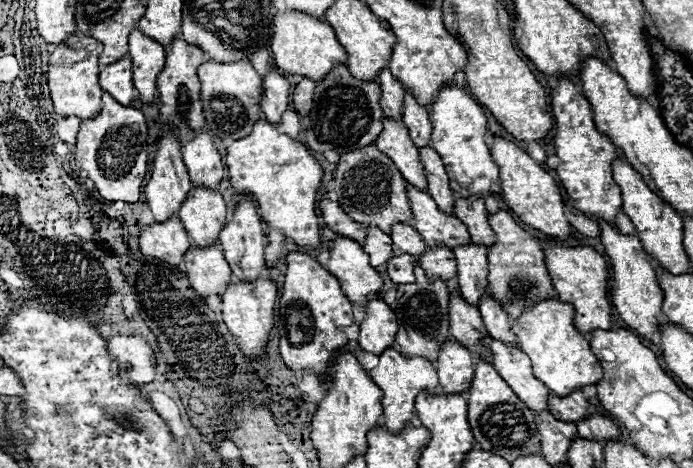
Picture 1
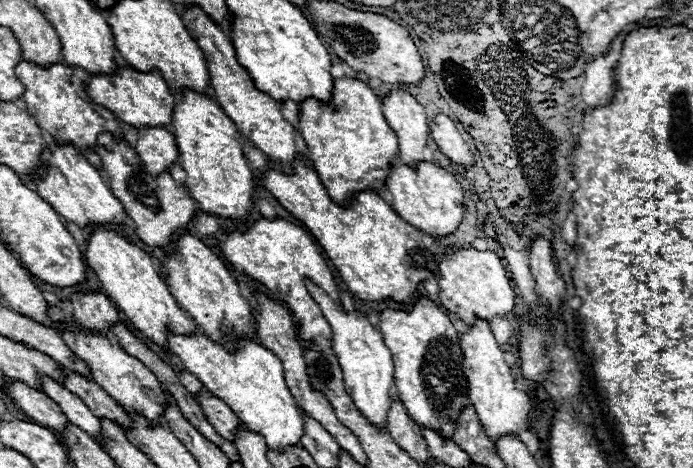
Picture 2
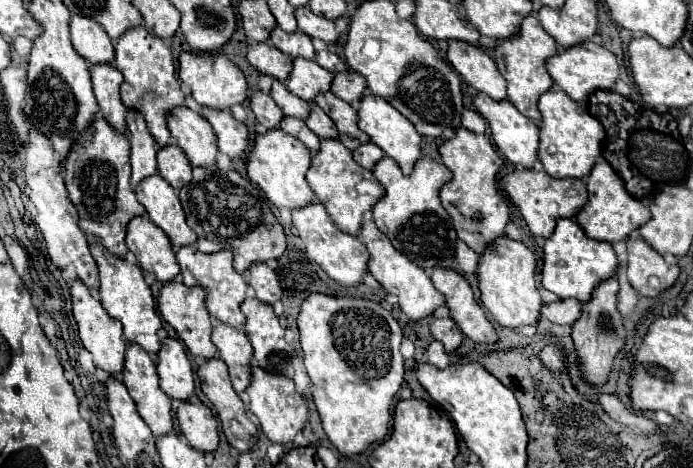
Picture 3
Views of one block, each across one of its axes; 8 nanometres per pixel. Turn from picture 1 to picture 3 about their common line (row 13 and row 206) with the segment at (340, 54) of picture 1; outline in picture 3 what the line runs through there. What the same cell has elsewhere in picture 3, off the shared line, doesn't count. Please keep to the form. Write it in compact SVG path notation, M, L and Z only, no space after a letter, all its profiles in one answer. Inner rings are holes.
M272 128L264 134L256 134L252 140L252 148L248 150L246 172L248 178L262 188L268 200L276 206L284 208L302 208L314 200L314 192L310 190L304 174L310 168L310 150L294 136L282 132L280 128Z

